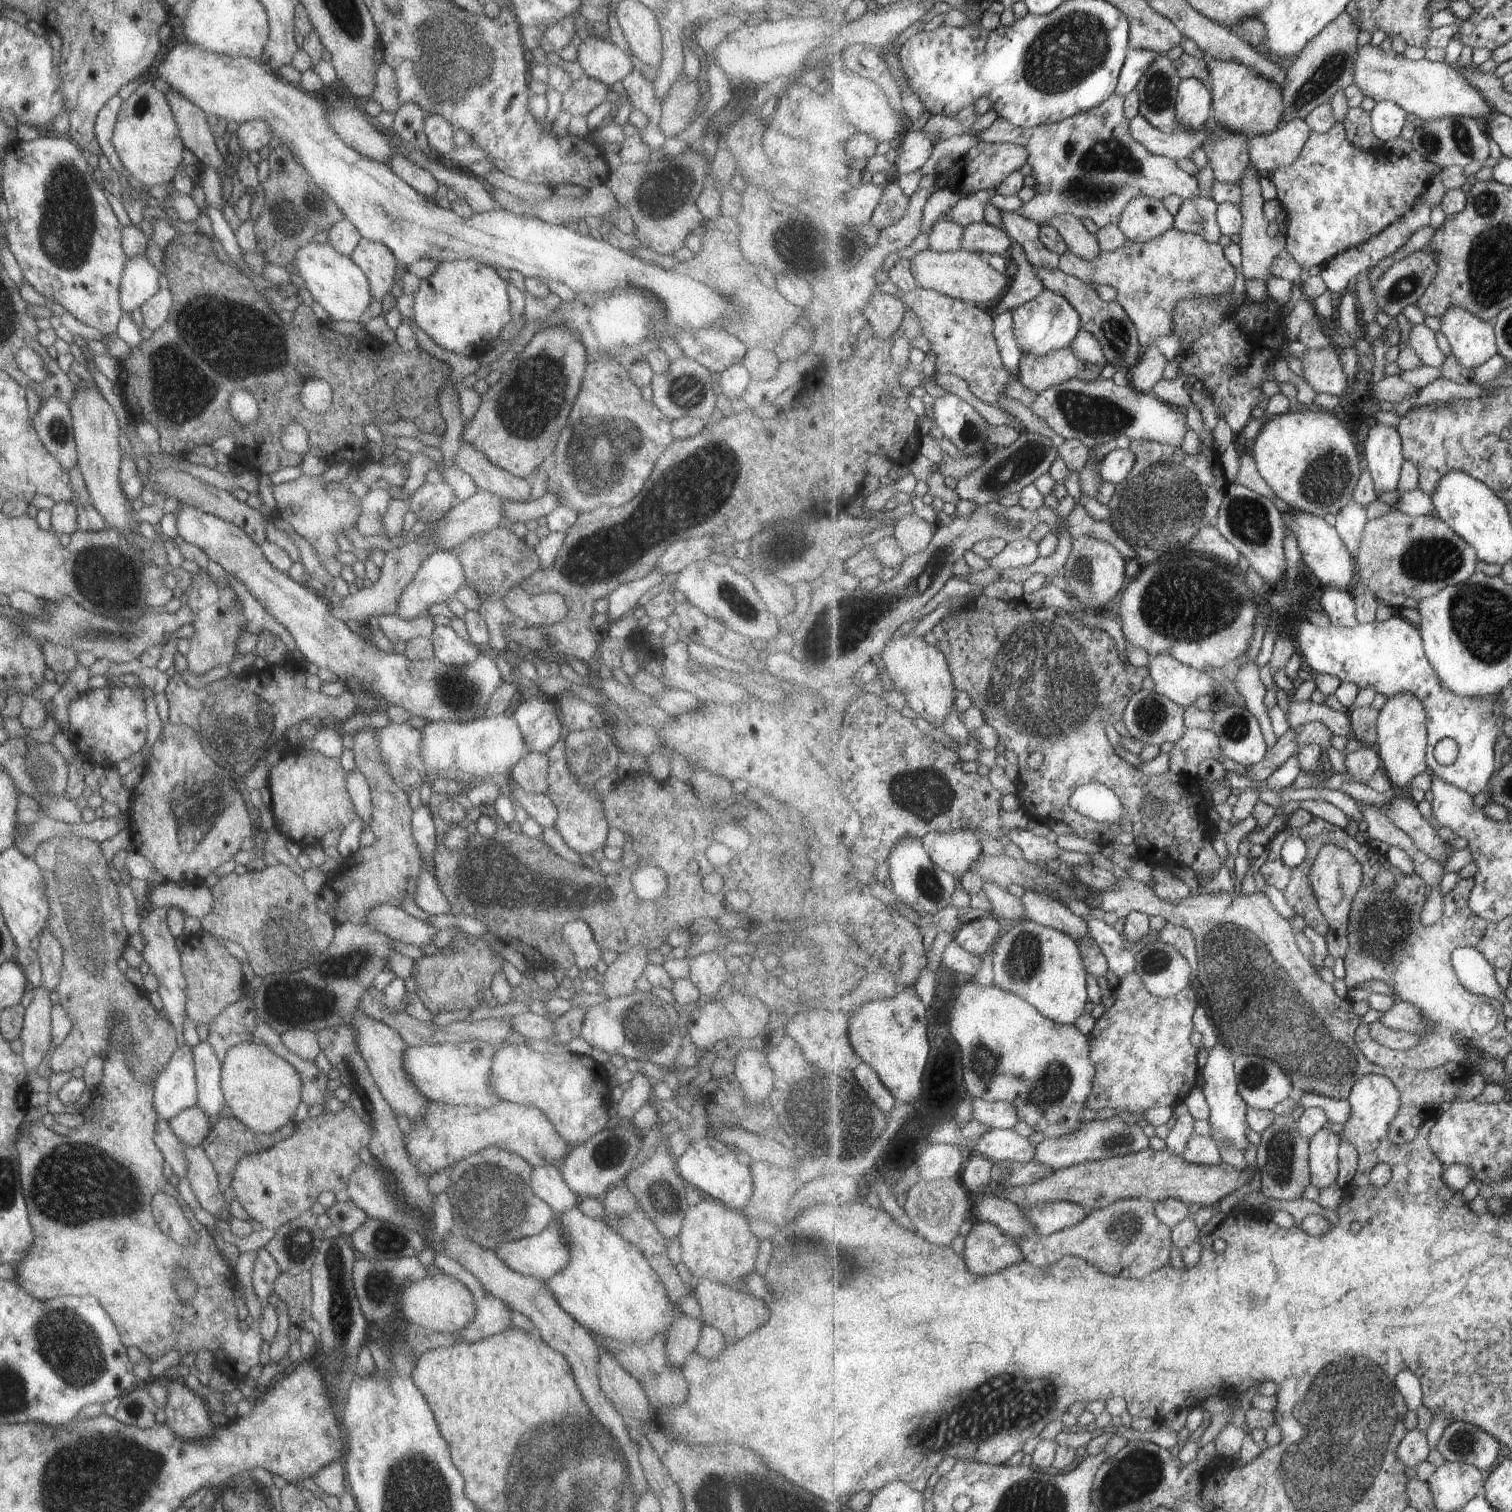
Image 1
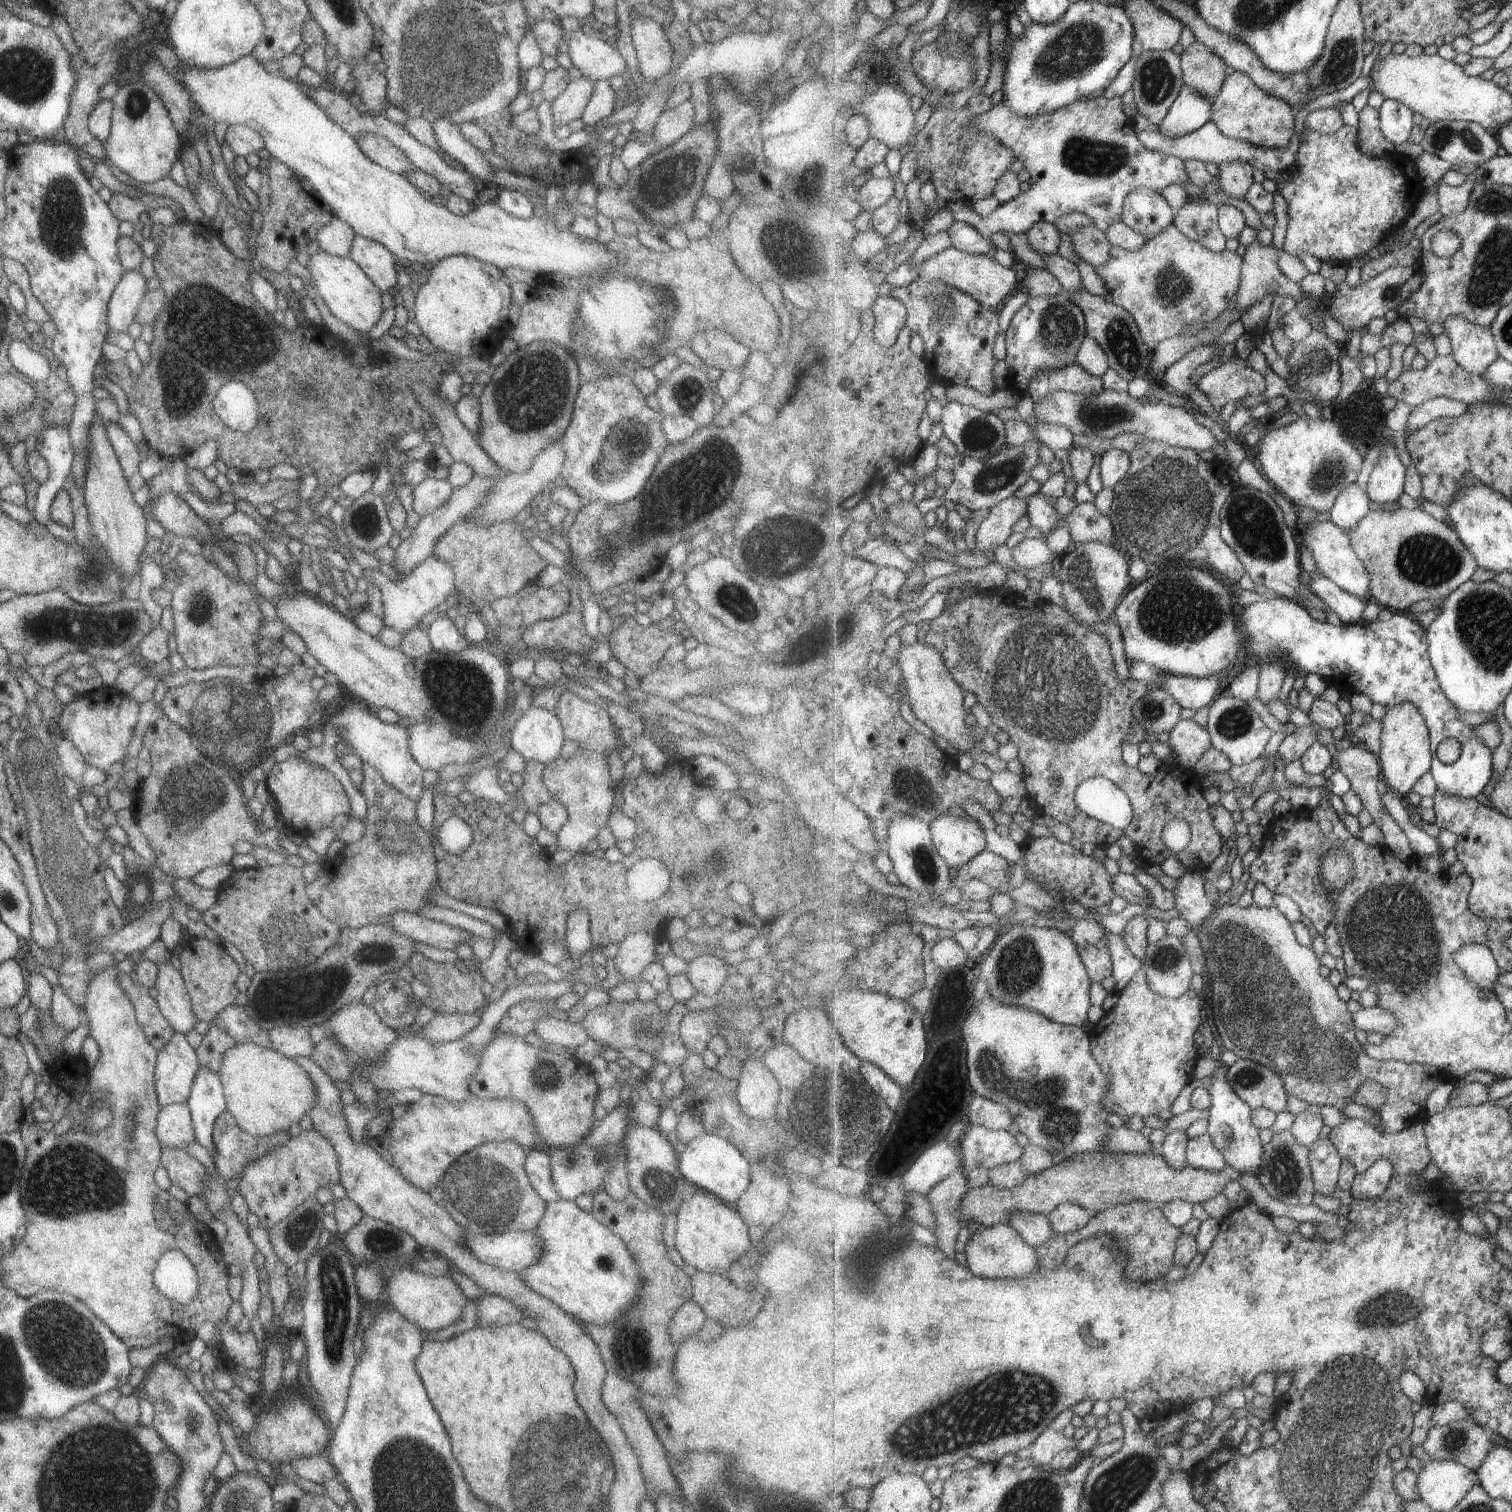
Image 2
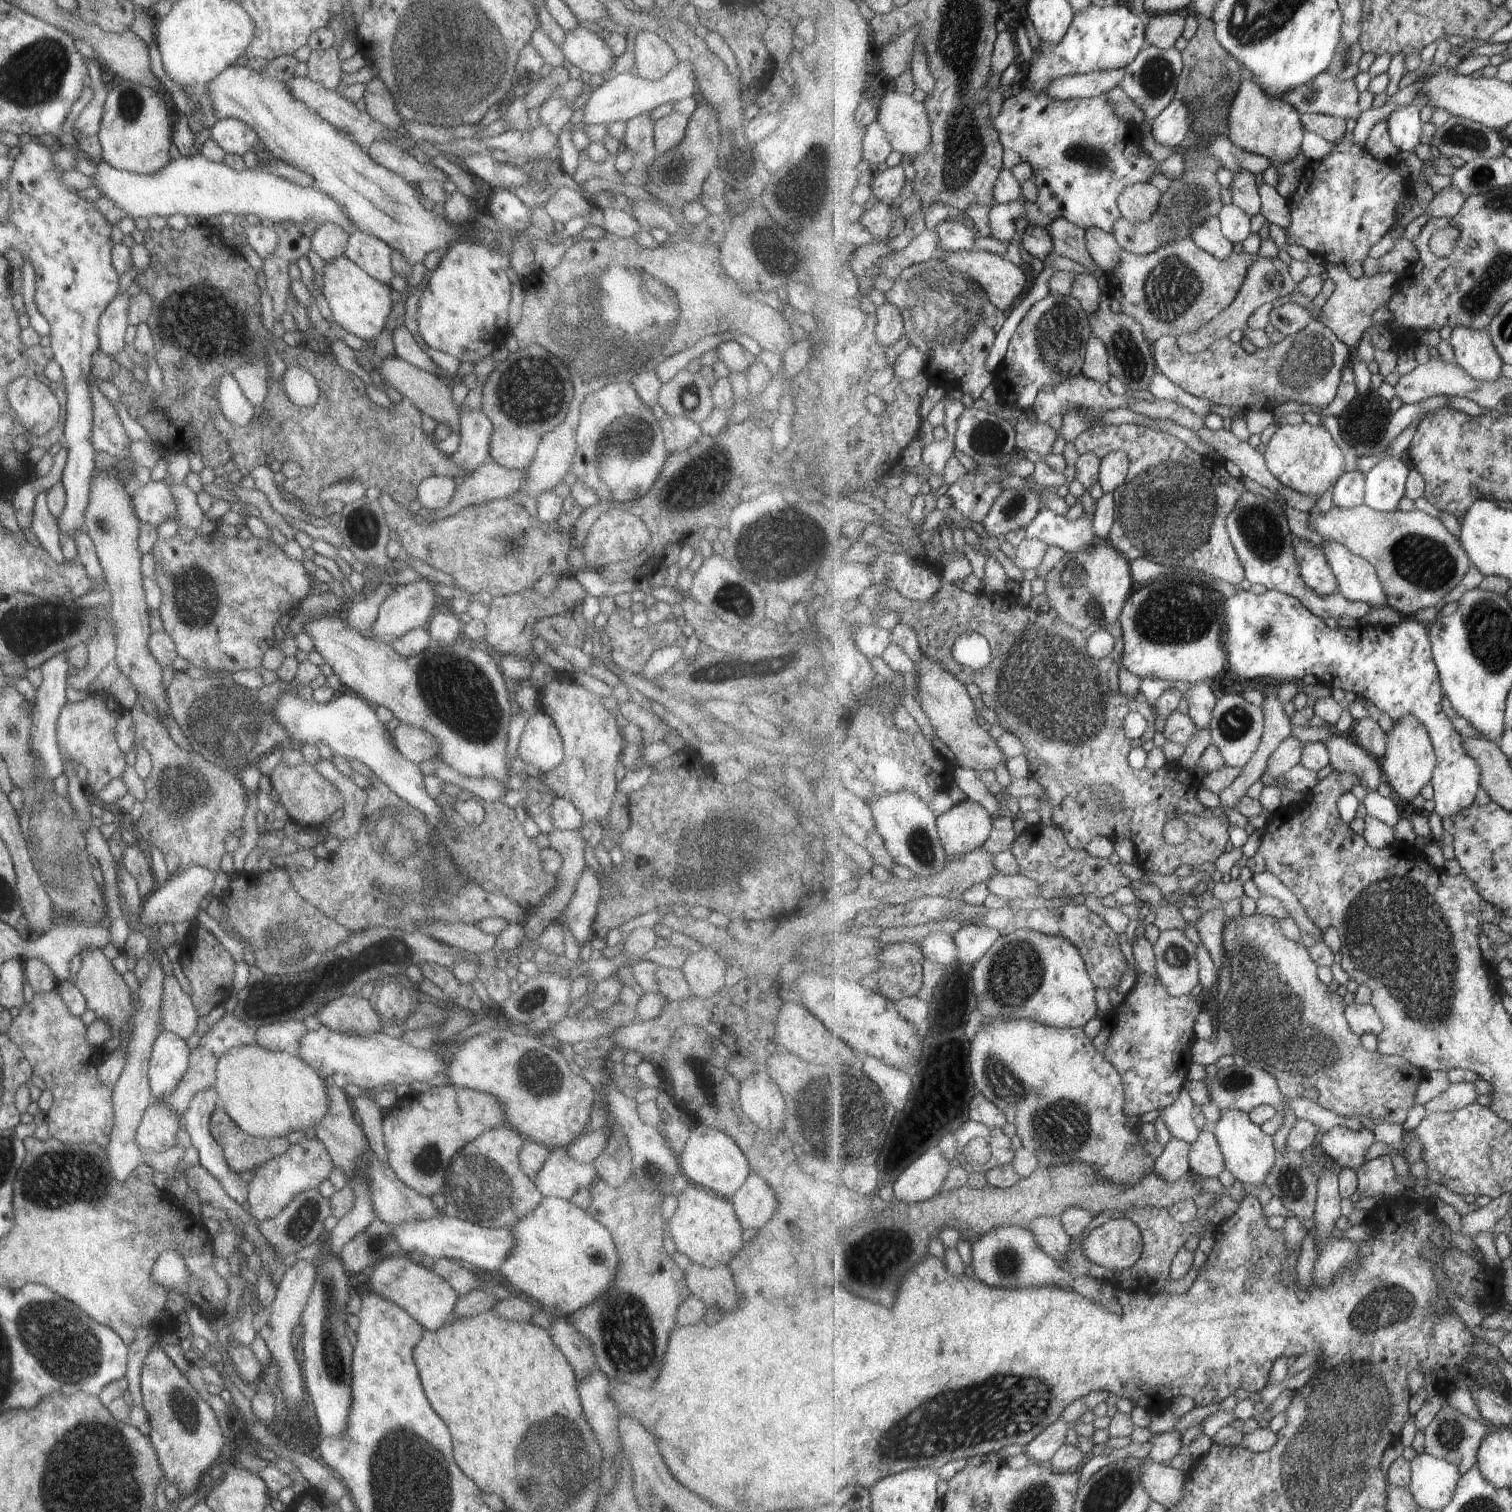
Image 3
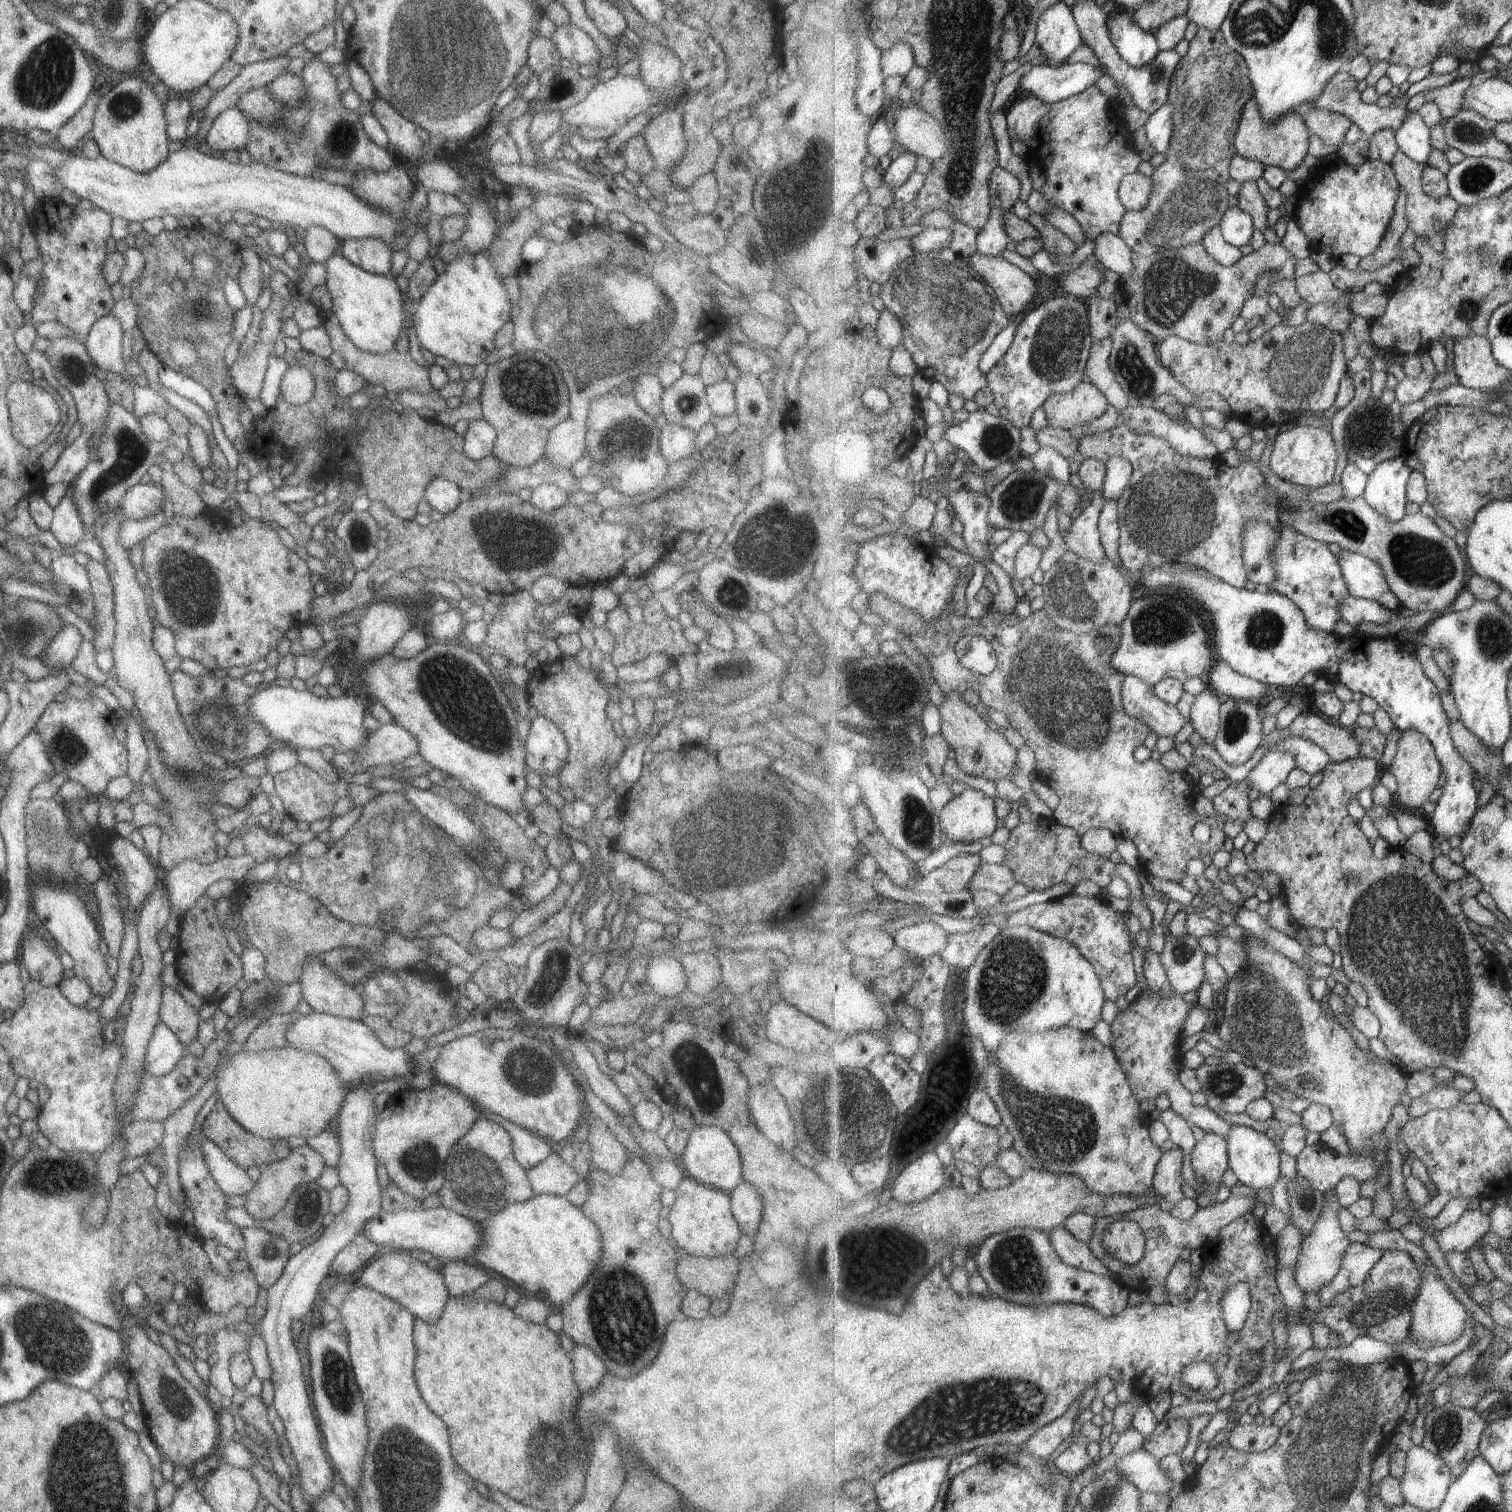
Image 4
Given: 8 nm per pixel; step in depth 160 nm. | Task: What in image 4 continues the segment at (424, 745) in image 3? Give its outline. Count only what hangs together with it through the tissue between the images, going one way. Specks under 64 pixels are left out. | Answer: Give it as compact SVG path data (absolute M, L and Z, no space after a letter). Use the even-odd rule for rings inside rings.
M393 720L382 724L367 735L354 751L334 753L330 765L351 774L361 773L371 767L400 765L417 753L417 742Z

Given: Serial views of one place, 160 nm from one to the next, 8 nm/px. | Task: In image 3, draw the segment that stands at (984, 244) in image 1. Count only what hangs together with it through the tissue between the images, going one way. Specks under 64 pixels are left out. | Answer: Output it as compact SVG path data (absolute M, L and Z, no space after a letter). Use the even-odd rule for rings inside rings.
M945 221L937 226L942 252L972 251L975 248L976 229L961 221Z

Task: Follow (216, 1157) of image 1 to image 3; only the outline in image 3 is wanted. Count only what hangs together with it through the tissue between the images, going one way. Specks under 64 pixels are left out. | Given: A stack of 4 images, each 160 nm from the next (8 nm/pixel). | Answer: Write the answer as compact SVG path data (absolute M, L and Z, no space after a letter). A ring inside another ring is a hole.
M219 1104L211 1113L208 1127L213 1140L222 1150L229 1170L237 1174L254 1169L281 1154L290 1145L286 1136L261 1138L245 1134Z

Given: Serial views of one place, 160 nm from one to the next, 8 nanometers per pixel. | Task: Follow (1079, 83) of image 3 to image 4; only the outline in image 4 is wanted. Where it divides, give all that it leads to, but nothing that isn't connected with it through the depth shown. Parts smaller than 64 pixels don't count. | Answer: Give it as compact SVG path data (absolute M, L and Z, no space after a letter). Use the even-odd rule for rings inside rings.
M1088 63L1037 65L1021 79L1019 94L1036 96L1046 103L1058 103L1085 92L1106 72L1102 65Z

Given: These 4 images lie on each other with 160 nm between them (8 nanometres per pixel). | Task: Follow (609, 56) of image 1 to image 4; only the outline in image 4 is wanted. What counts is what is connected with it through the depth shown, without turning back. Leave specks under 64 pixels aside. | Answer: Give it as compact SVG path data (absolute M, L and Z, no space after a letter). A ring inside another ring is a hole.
M570 23L555 27L550 39L561 58L566 58L572 65L584 65L591 61L599 62L600 52L590 36Z

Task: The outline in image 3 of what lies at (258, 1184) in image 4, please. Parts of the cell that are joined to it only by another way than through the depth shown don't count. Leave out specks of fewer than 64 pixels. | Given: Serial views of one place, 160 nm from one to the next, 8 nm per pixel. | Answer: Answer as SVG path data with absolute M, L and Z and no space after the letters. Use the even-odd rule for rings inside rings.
M304 1136L297 1144L289 1145L281 1154L254 1168L254 1177L247 1183L247 1212L257 1221L274 1217L296 1194L315 1189L331 1169L332 1162L325 1147L315 1136Z

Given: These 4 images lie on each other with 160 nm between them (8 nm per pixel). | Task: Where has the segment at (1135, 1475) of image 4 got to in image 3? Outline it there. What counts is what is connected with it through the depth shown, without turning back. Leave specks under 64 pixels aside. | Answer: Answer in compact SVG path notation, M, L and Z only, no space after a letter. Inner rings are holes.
M1145 1460L1142 1479L1152 1500L1165 1505L1170 1511L1184 1497L1187 1475L1170 1465Z

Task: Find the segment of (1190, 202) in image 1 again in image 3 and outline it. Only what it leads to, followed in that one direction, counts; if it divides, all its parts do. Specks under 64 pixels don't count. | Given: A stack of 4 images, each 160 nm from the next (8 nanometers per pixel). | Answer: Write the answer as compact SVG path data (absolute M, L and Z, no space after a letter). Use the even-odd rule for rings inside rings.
M1218 216L1211 217L1207 222L1199 225L1191 238L1197 246L1215 255L1215 258L1226 259L1233 254L1233 243L1223 234L1222 222Z

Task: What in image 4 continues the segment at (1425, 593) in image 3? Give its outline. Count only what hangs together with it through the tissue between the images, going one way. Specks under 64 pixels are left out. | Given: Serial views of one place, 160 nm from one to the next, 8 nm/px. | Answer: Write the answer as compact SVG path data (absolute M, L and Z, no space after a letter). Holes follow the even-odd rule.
M1278 497L1278 501L1283 526L1292 526L1316 541L1338 544L1341 549L1378 562L1406 612L1431 610L1443 614L1451 609L1455 598L1467 588L1465 573L1469 562L1464 548L1453 537L1447 536L1425 513L1418 512L1392 521L1372 507L1365 497L1341 497L1329 504L1305 502L1297 508L1286 499Z

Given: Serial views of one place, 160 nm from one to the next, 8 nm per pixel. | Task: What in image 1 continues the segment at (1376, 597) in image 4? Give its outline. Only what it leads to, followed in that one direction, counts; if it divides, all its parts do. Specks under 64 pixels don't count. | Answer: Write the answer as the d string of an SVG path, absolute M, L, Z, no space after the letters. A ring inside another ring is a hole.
M1290 510L1282 515L1285 528L1298 540L1303 555L1303 565L1308 572L1312 572L1325 588L1337 587L1351 591L1357 573L1357 562L1335 526L1331 526L1326 517L1311 513Z

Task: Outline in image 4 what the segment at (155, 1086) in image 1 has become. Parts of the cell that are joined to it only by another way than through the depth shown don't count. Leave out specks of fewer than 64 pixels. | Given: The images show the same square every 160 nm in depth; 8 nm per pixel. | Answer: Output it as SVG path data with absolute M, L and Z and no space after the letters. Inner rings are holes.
M157 1022L144 1054L144 1070L160 1077L171 1070L185 1054L184 1046L163 1023Z

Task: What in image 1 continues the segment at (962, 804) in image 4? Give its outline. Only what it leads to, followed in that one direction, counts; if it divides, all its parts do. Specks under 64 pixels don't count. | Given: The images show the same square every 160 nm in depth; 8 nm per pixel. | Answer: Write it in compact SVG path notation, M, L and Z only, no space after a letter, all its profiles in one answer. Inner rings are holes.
M933 831L922 841L933 862L959 880L969 869L974 868L978 862L977 856L981 854L979 835L971 831Z

